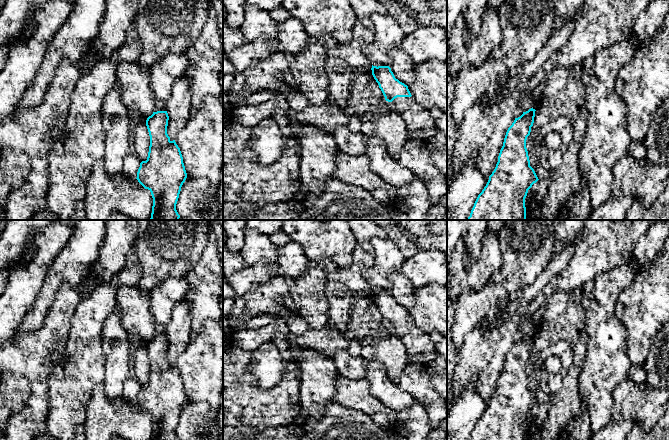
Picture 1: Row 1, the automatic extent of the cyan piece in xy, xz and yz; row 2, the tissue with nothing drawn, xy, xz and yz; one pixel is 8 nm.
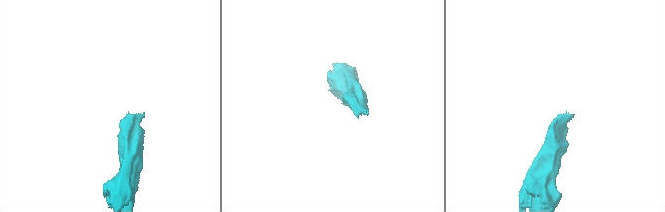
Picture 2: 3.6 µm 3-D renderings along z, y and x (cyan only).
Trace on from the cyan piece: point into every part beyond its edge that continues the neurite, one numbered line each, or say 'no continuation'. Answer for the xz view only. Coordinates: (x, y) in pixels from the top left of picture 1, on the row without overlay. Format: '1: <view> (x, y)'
1: xz (415, 340)

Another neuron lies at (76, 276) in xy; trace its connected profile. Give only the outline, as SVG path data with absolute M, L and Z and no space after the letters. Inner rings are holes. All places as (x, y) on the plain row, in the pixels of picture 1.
M79 220L67 244L58 252L33 308L25 315L16 333L33 332L42 327L58 288L67 283L76 288L97 261L105 238L105 220Z

